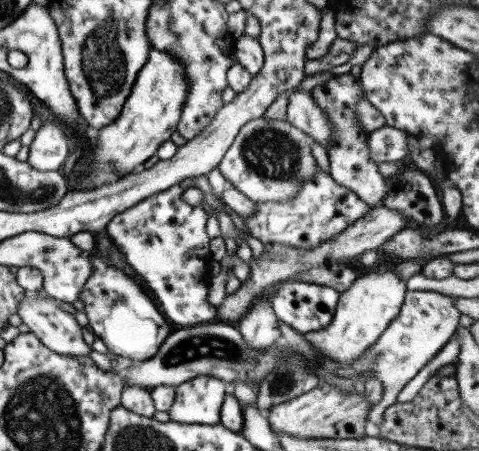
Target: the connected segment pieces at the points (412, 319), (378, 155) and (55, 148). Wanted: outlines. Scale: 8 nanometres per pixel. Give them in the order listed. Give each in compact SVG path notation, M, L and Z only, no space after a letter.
M407 291L398 316L382 332L376 344L359 356L362 370L358 376L367 380L373 376L383 386L383 397L370 411L370 420L380 426L383 411L393 405L402 388L436 356L460 327L461 312L455 307L455 297L434 291Z
M388 125L368 135L368 147L371 159L378 163L402 162L407 159L410 152L408 151L407 133Z
M62 122L44 123L29 146L29 158L26 160L34 170L61 170L64 160L68 158L68 134L62 129Z

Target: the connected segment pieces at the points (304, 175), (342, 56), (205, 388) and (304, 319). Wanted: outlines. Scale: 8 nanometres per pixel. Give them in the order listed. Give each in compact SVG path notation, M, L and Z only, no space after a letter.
M248 121L238 132L234 143L219 164L220 172L229 186L238 189L254 203L290 201L301 190L301 184L310 180L317 162L310 152L310 138L288 121Z
M337 36L322 58L307 60L305 64L306 77L312 77L314 74L324 73L324 71L329 71L331 68L346 64L357 48L358 46L353 42Z
M197 376L175 387L175 399L169 410L170 421L180 424L220 422L221 406L230 387L213 376Z
M292 280L278 282L267 292L279 320L301 334L328 326L335 315L340 296L335 288Z

